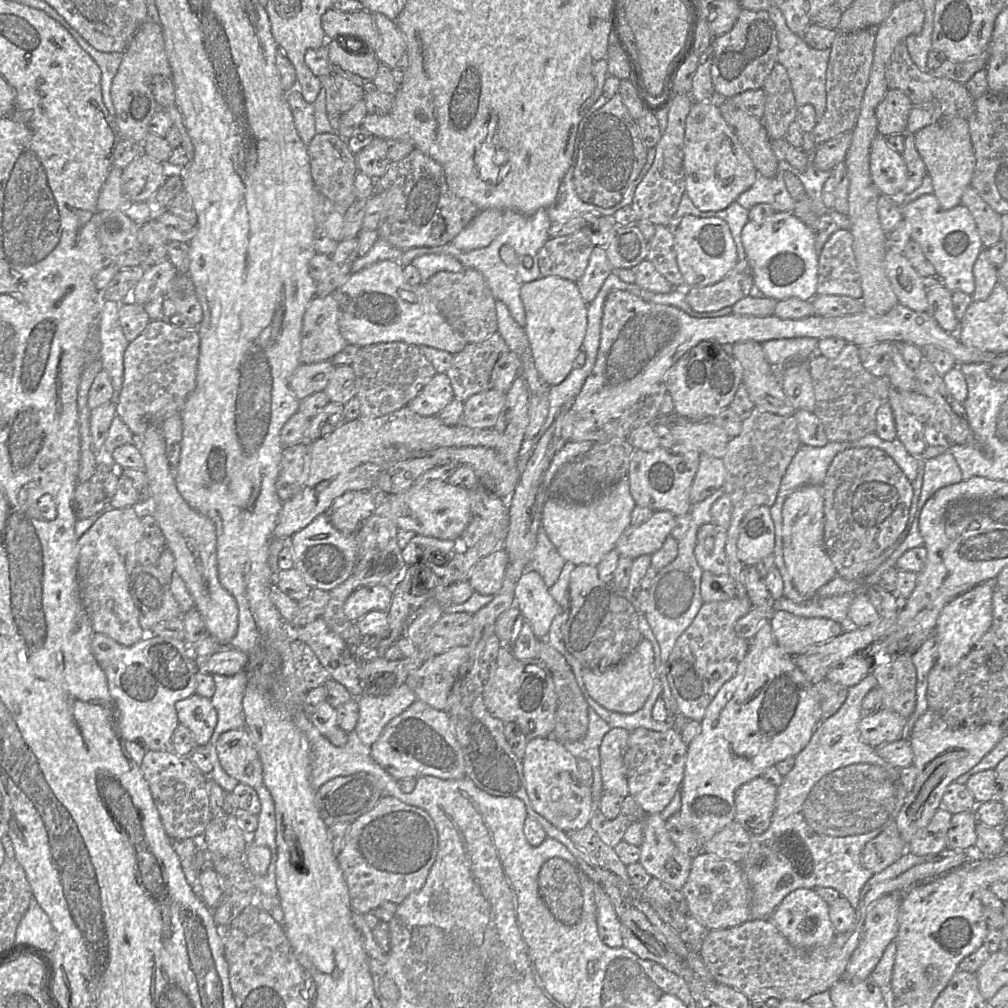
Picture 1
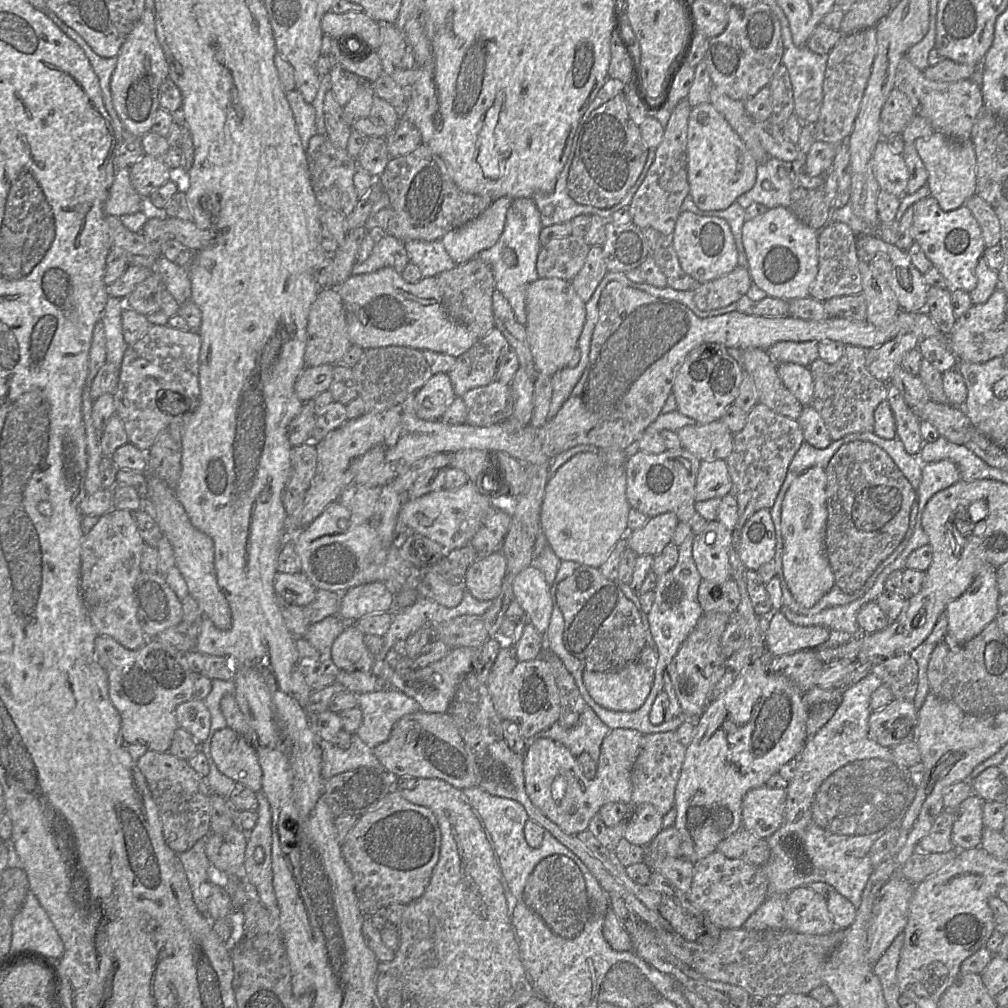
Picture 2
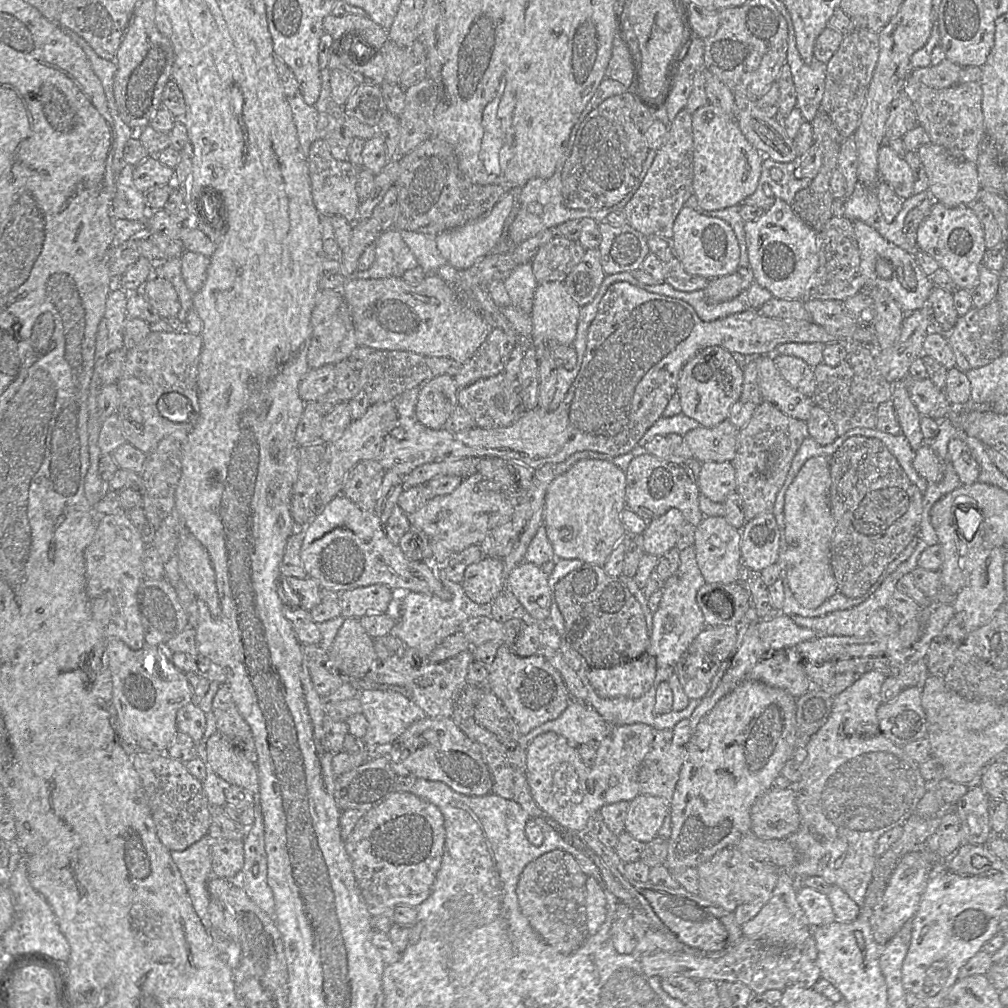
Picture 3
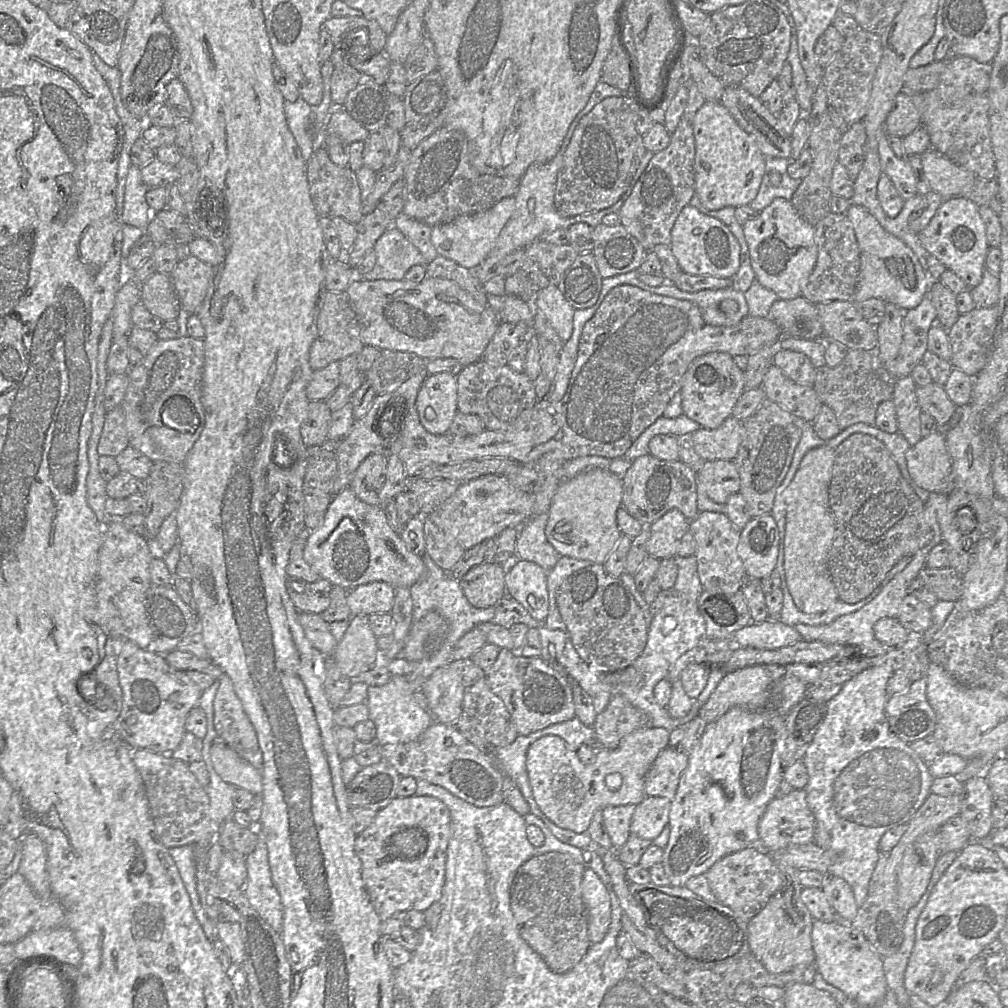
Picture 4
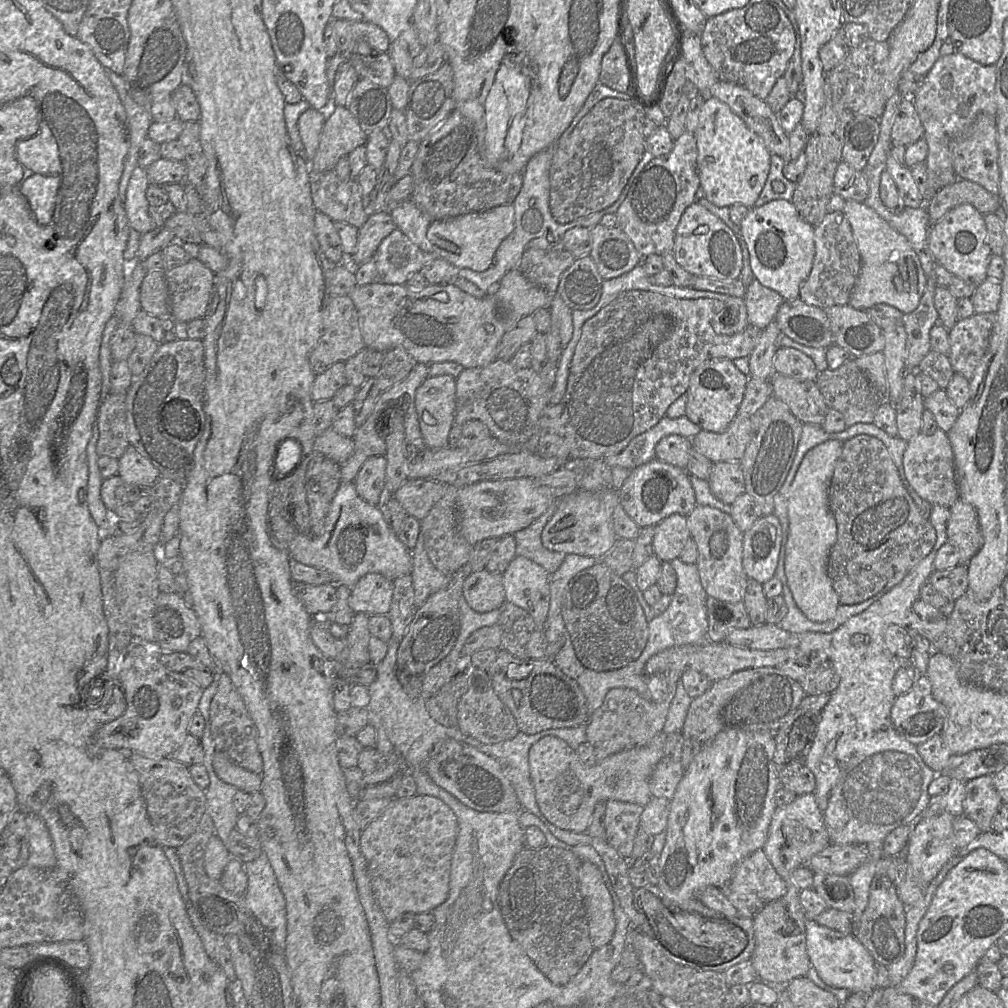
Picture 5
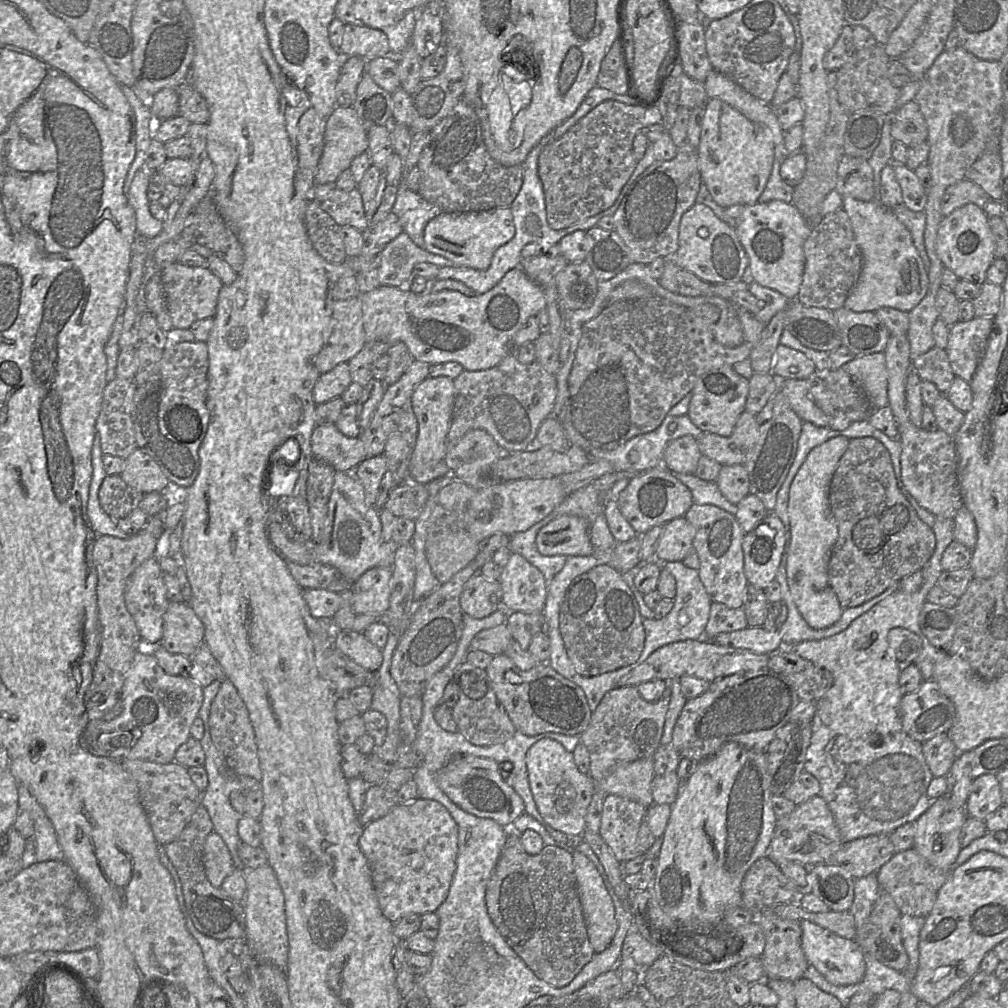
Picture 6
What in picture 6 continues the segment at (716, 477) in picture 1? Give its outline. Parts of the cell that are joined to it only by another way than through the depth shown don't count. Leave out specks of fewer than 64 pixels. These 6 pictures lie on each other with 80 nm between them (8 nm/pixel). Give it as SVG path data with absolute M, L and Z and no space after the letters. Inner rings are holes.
M740 464L723 465L715 483L722 495L734 505L750 493L748 473Z

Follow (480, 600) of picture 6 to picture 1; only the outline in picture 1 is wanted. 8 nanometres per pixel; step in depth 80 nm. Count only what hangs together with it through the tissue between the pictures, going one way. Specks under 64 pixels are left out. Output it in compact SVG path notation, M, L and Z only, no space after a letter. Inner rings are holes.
M500 547L481 558L470 572L468 582L473 591L481 595L496 595L501 587L508 566L508 556Z

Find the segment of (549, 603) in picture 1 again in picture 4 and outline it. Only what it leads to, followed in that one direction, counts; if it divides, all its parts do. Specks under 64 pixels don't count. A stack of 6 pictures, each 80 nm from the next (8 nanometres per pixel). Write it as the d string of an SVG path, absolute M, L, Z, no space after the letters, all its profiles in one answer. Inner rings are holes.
M515 559L505 573L505 589L538 622L548 615L547 572L534 562Z

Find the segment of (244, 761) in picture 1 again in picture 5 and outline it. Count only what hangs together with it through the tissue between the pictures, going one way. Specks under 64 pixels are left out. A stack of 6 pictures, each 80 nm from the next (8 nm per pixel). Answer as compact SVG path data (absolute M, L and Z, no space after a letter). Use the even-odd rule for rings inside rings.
M215 752L212 765L217 776L248 794L261 791L262 777L231 761L224 753Z

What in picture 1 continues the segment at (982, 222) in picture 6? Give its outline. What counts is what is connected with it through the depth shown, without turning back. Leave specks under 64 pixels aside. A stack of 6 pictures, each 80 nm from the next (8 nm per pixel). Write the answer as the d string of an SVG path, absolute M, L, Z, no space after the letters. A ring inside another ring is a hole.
M924 194L902 205L901 212L910 227L911 239L920 245L926 260L943 278L944 287L951 292L972 295L975 290L973 266L984 246L969 210L963 204L944 210L933 194Z

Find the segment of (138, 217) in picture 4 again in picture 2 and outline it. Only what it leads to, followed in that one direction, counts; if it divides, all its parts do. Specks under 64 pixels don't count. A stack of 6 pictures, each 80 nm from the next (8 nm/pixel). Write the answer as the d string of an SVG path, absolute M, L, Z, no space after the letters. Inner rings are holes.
M130 167L117 170L104 204L105 215L120 217L141 211L142 197L130 181Z

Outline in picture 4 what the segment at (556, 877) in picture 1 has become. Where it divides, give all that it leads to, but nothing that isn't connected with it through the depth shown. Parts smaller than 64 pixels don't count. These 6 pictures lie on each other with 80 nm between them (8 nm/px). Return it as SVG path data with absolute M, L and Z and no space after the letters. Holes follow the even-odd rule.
M552 851L523 863L510 886L510 907L520 936L556 974L572 970L591 946L582 896L585 869L570 854Z

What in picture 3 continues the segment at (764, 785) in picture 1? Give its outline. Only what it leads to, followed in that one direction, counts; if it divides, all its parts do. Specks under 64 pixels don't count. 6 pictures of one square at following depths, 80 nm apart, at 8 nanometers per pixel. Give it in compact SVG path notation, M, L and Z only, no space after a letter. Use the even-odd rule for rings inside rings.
M794 788L770 789L750 810L751 831L761 839L785 839L800 826Z

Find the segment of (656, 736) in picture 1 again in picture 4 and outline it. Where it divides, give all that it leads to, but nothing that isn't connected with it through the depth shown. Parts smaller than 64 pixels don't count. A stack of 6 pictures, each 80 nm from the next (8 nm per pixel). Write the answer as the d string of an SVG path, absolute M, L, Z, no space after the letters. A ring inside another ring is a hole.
M668 746L663 749L644 780L646 796L664 797L672 801L675 797L680 776L688 765L688 754L677 752Z

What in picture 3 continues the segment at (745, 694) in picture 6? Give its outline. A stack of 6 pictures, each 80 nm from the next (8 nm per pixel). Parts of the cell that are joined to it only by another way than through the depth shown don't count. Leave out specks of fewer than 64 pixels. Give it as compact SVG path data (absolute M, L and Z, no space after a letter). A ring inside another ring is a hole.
M795 649L772 652L755 665L746 678L785 690L796 699L812 688L804 661Z

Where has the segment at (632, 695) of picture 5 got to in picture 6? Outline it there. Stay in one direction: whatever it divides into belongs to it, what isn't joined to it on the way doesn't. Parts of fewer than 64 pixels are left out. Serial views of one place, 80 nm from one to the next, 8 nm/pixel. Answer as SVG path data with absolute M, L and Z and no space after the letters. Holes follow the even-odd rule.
M670 682L662 697L655 702L646 701L636 686L618 686L606 692L600 703L592 711L588 727L579 735L580 741L587 747L590 756L588 775L596 782L607 777L620 763L630 762L641 758L653 757L661 745L666 713L671 697Z

